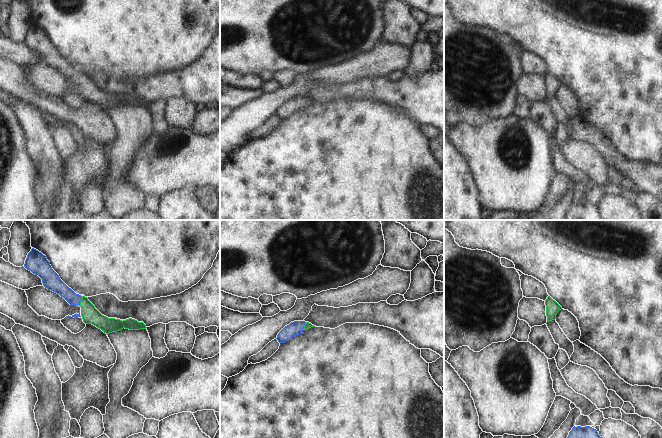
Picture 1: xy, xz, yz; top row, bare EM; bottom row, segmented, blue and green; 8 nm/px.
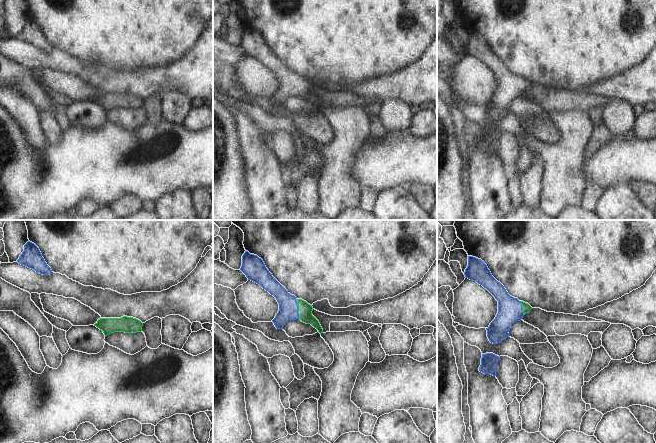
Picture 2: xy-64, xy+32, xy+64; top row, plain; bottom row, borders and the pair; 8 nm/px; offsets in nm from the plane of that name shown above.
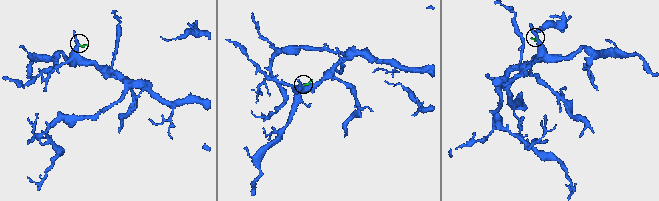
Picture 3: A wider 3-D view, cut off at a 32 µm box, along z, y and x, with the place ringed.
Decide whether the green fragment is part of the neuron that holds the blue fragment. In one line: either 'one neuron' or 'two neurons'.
one neuron

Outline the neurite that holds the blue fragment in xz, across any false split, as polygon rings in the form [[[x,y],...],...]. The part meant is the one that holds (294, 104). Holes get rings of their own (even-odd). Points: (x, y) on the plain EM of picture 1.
[[[294,97],[289,101],[285,102],[277,111],[277,116],[279,119],[284,119],[291,115],[292,113],[299,111],[303,106],[307,106],[311,103],[314,103],[309,98],[305,97]]]

